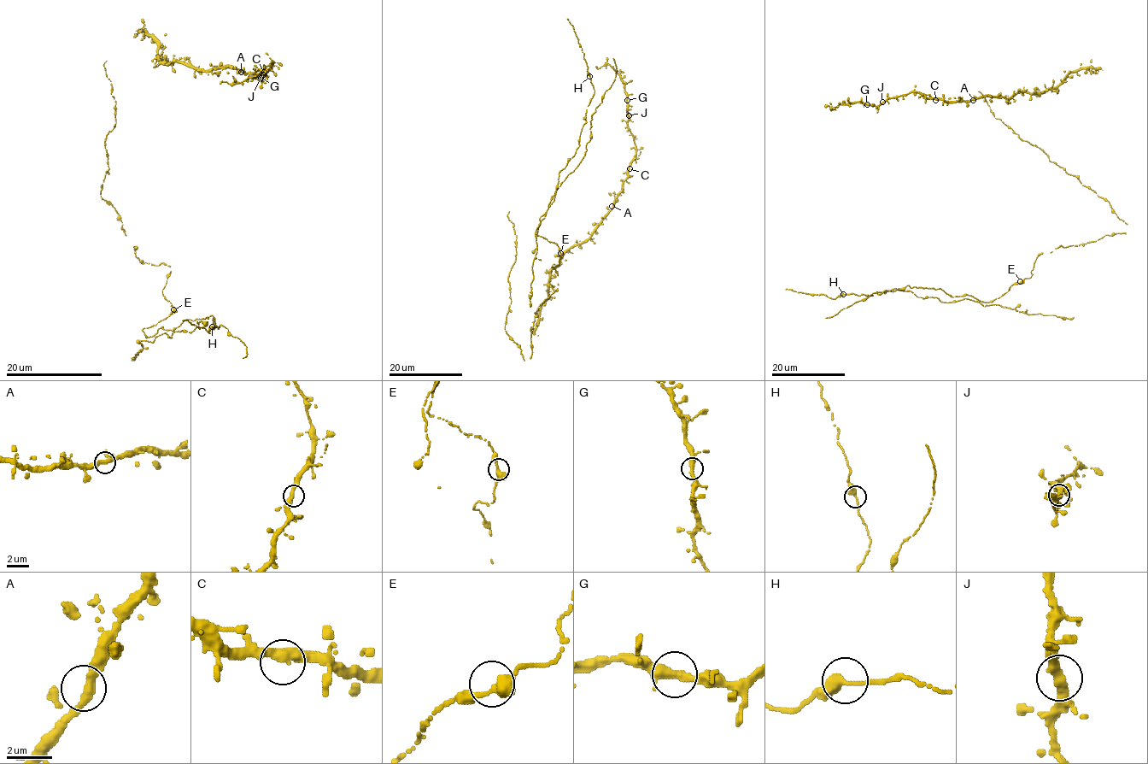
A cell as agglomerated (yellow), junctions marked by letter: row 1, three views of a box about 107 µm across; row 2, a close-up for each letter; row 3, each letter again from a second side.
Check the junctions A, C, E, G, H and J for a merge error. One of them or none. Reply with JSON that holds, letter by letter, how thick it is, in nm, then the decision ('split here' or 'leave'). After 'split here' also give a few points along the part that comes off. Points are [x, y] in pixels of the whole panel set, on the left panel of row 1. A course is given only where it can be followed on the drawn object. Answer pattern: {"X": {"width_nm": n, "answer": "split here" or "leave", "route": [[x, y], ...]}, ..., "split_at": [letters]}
{"A": {"width_nm": 360, "answer": "leave"}, "C": {"width_nm": 400, "answer": "leave"}, "E": {"width_nm": 400, "answer": "leave"}, "G": {"width_nm": 360, "answer": "leave"}, "H": {"width_nm": 340, "answer": "leave"}, "J": {"width_nm": 360, "answer": "leave"}, "split_at": []}

